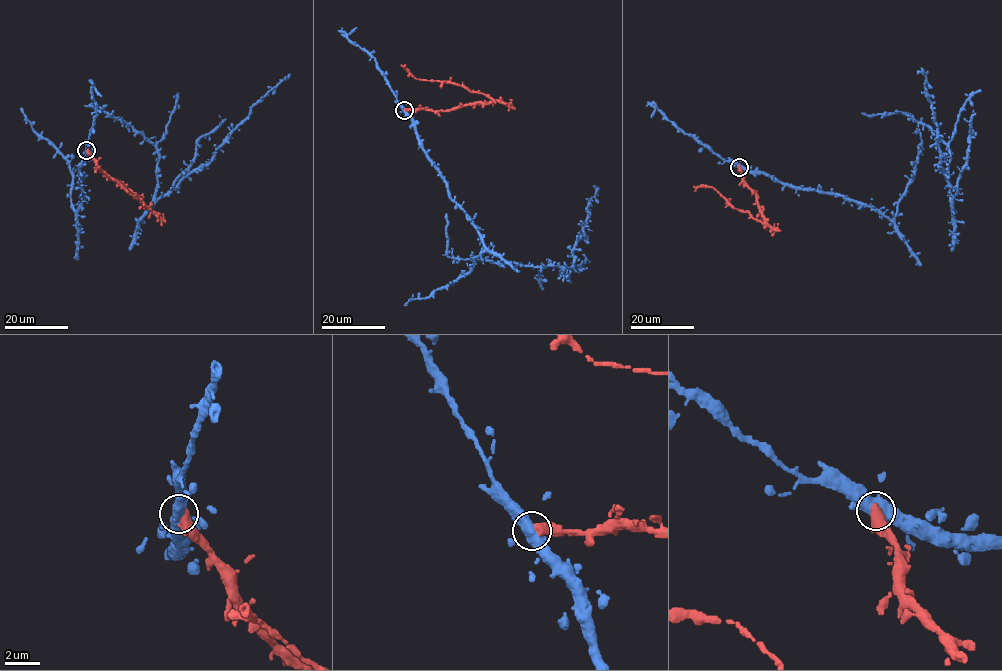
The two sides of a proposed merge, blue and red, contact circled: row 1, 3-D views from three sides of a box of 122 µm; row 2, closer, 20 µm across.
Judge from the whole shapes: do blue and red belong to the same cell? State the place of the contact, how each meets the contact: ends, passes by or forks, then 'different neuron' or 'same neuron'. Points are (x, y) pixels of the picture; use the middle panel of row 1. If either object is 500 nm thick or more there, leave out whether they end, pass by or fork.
place (404, 110); different neuron

